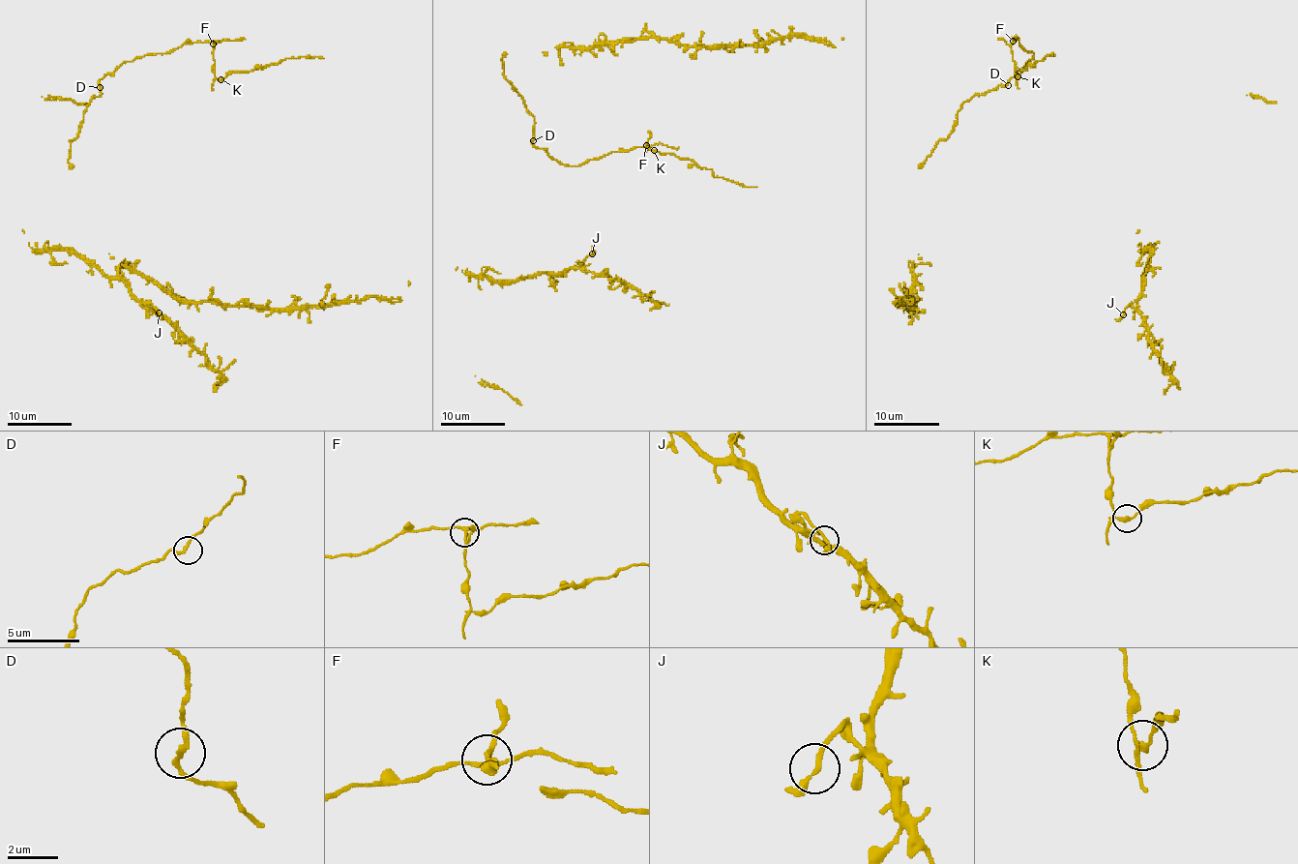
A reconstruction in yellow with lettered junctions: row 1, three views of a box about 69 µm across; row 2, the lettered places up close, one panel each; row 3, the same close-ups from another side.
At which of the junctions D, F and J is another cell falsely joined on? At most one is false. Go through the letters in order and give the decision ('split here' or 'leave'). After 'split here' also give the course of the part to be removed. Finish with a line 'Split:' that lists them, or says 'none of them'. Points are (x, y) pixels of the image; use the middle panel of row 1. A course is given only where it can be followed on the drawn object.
D: leave
F: split here; foreign part runs (646, 145), (651, 150), (693, 160), (701, 167), (710, 169), (715, 177), (746, 187), (756, 187)
J: leave
Split: F

